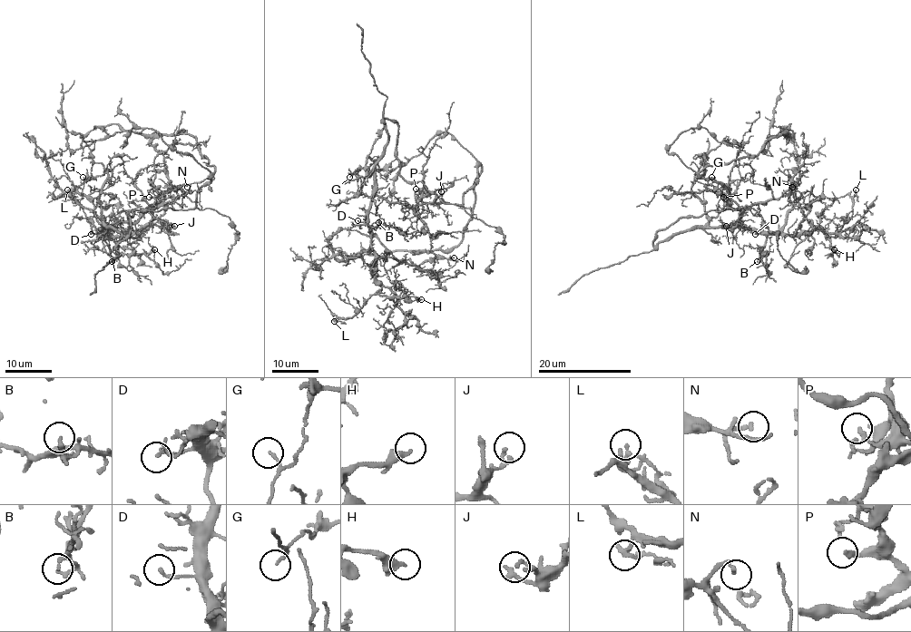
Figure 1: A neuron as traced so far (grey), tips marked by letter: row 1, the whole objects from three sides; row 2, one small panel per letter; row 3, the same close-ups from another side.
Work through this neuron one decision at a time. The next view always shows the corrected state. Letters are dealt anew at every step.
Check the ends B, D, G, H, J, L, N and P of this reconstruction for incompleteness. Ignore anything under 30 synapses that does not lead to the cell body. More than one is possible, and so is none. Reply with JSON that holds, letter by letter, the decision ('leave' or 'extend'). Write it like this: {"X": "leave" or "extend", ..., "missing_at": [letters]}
{"B": "leave", "D": "leave", "G": "leave", "H": "leave", "J": "leave", "L": "leave", "N": "leave", "P": "leave", "missing_at": []}

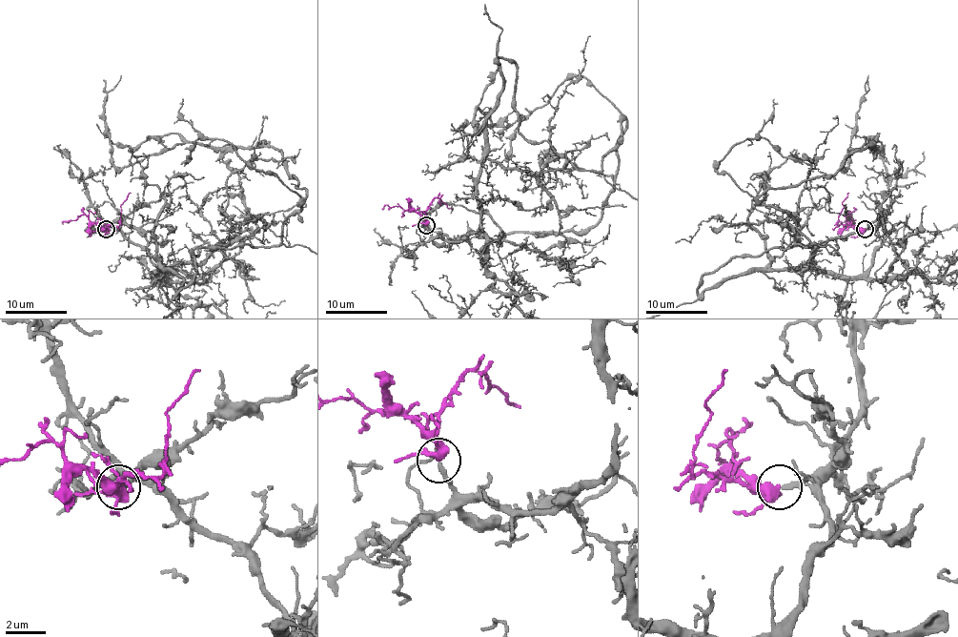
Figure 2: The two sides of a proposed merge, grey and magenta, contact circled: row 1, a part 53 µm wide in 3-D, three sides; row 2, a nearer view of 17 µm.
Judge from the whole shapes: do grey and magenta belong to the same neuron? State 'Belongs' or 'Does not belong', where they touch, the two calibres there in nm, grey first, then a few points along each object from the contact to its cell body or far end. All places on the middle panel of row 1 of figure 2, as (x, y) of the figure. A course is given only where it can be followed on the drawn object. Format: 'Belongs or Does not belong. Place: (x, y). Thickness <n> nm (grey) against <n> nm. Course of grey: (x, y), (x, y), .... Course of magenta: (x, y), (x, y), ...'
Belongs. Place: (426, 225). Thickness 240 nm (grey) against 340 nm. Course of grey: (426, 226), (478, 227), (487, 159), (601, 169), (626, 119), (594, 226), (458, 241), (441, 229). Course of magenta: (426, 226), (426, 209), (438, 198), (441, 204), (451, 209)

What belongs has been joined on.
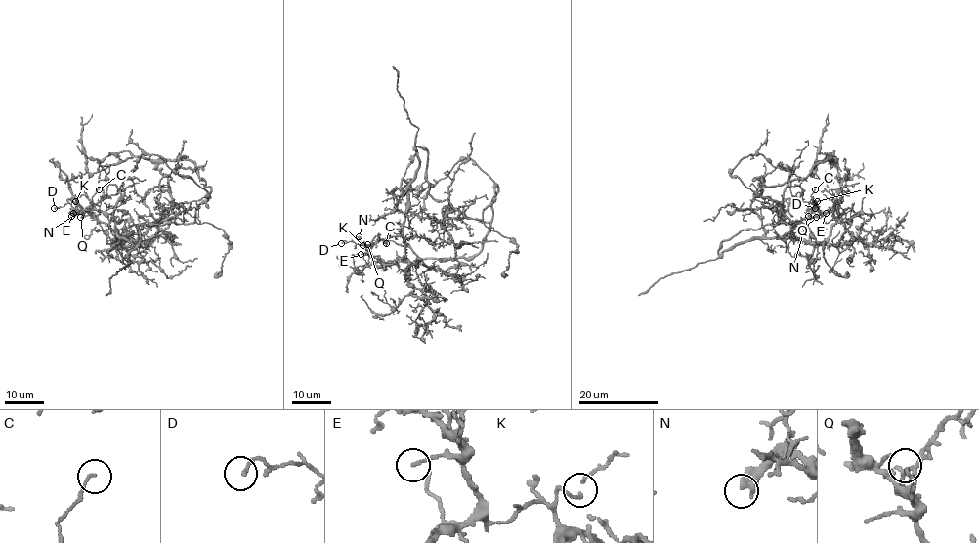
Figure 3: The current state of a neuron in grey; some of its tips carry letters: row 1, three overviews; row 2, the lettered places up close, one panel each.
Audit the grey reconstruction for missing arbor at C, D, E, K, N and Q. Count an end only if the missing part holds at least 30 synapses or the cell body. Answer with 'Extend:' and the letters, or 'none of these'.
Extend: none of these

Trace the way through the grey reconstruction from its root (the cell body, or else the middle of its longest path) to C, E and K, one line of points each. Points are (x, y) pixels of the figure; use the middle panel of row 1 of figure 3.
C: (487, 207), (481, 219), (409, 212), (404, 254), (392, 264), (369, 254), (375, 236), (386, 243)
E: (487, 207), (481, 219), (467, 219), (456, 210), (442, 220), (409, 212), (401, 258), (382, 264), (361, 254)
K: (487, 207), (481, 219), (456, 210), (442, 220), (409, 212), (404, 254), (392, 264), (374, 261), (362, 245)

